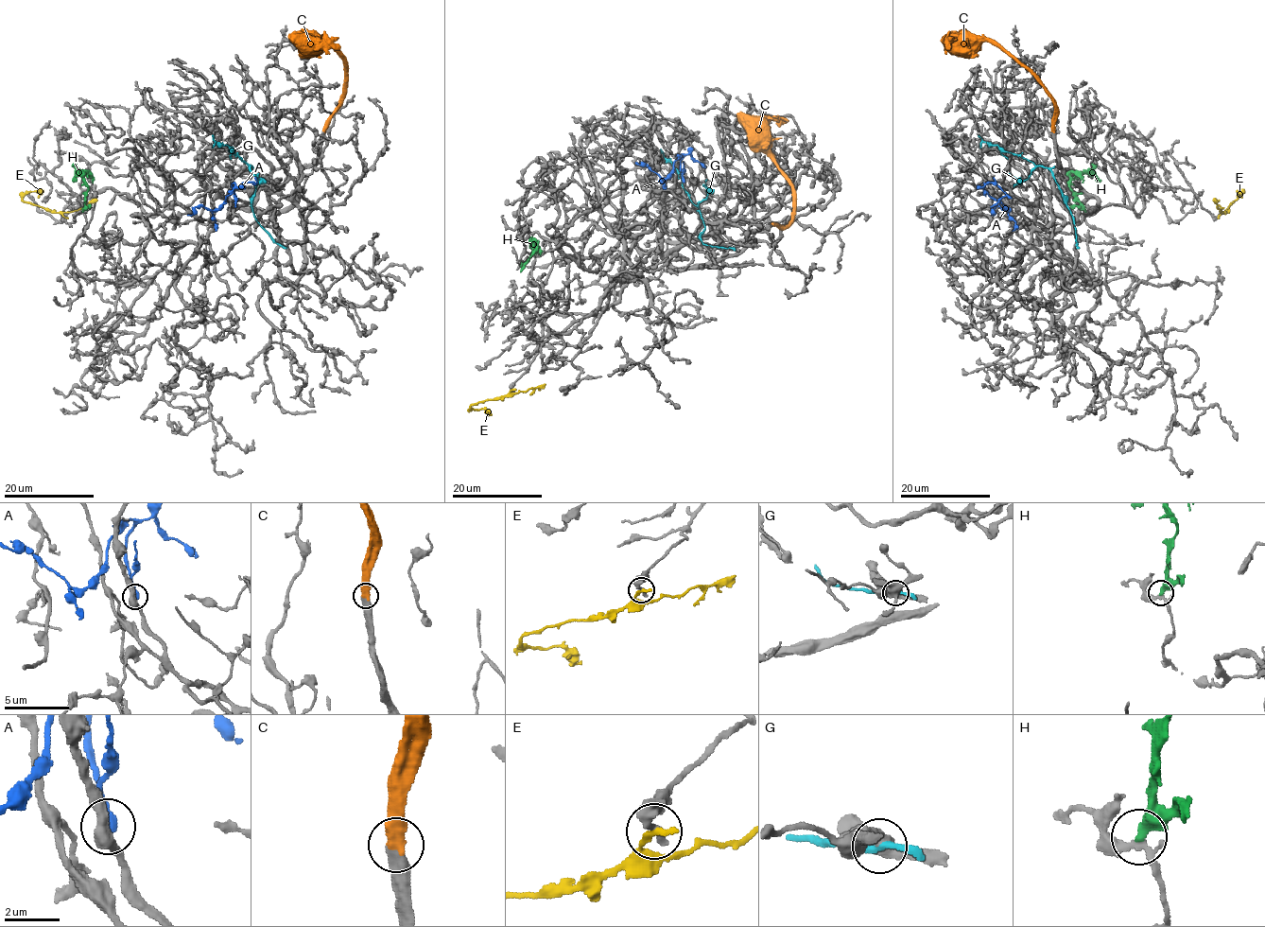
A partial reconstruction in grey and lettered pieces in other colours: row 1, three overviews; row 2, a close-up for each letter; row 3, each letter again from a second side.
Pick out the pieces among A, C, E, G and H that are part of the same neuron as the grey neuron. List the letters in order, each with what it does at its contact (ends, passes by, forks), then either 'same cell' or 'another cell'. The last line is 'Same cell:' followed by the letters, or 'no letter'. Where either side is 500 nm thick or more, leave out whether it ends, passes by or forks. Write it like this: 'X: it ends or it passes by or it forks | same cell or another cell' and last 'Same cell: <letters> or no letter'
A: it ends | same cell
C: same cell
E: it ends | another cell
G: it passes by | another cell
H: it ends | another cell
Same cell: A, C

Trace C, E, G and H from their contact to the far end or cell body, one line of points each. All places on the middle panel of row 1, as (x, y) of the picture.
C: (772, 224), (786, 225), (791, 219), (792, 186), (770, 151), (768, 123), (771, 119), (788, 121)
E: (511, 390), (506, 395), (470, 407), (476, 410), (486, 409), (486, 413)
G: (727, 248), (702, 242), (701, 236), (705, 230), (700, 208), (683, 186), (682, 176), (660, 148)
H: (530, 255), (535, 241), (530, 244), (536, 252), (521, 271)

